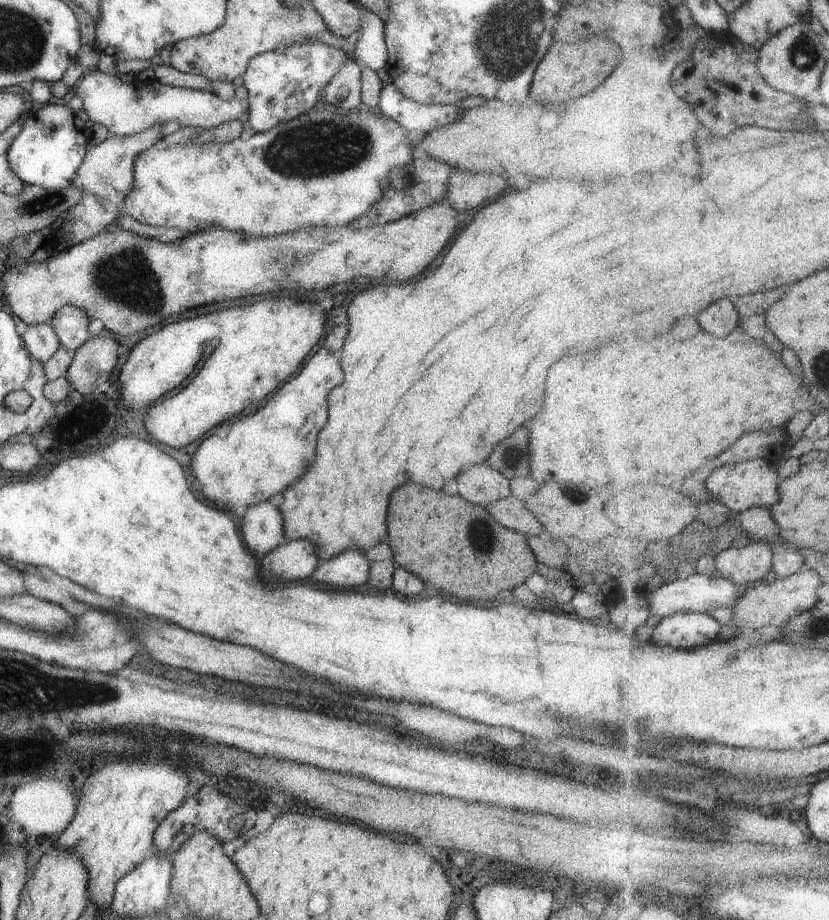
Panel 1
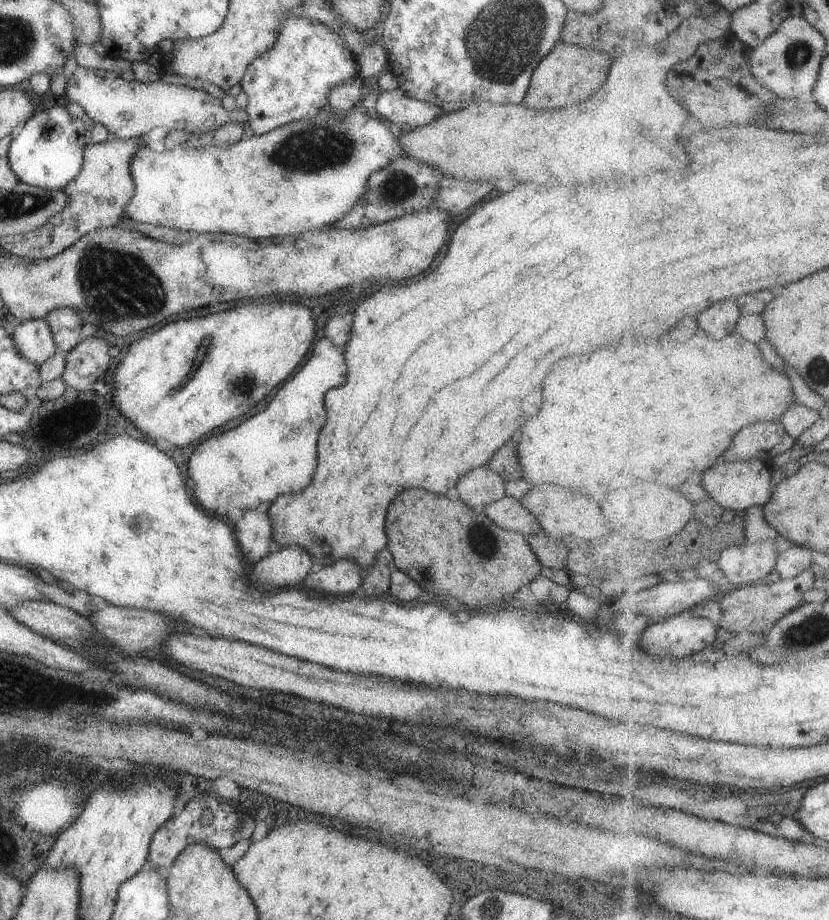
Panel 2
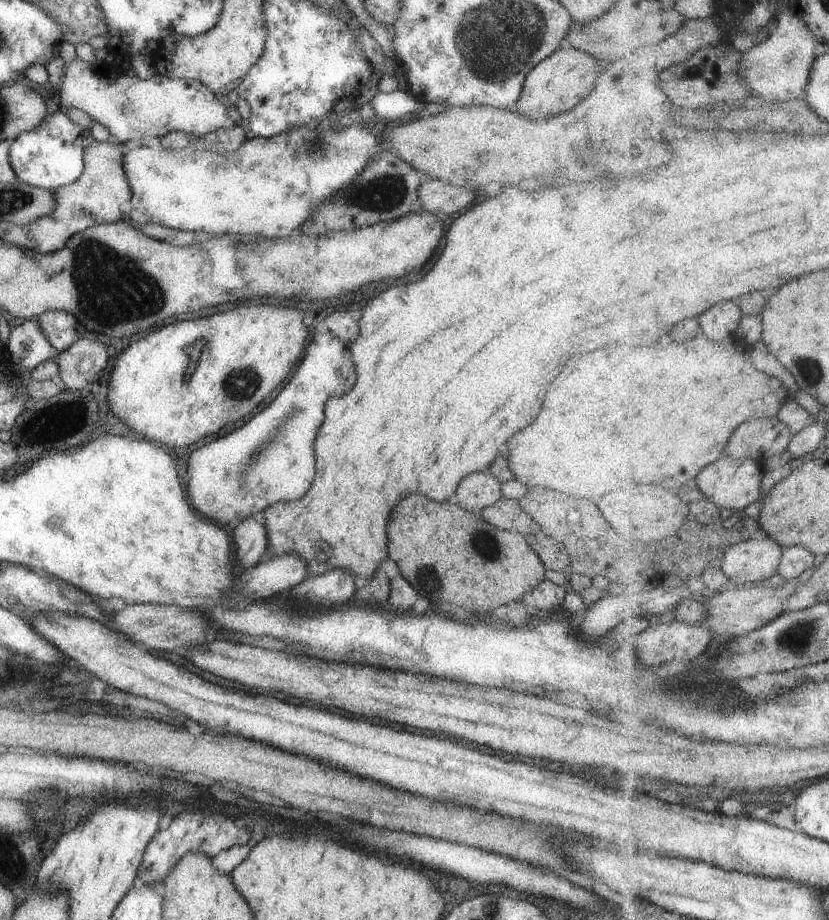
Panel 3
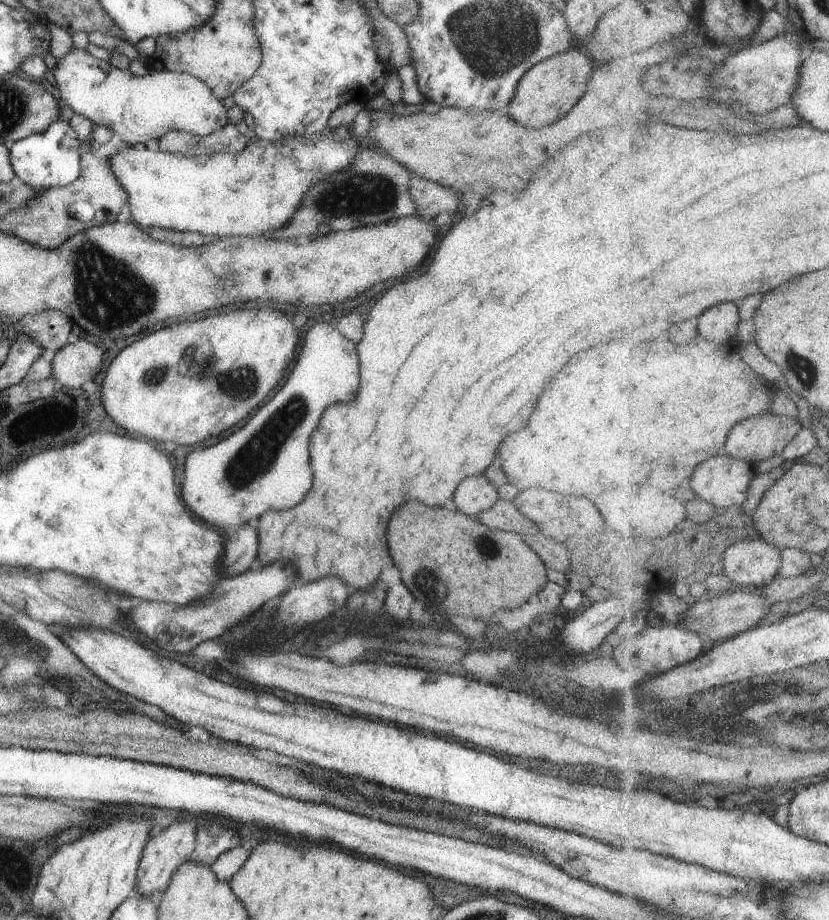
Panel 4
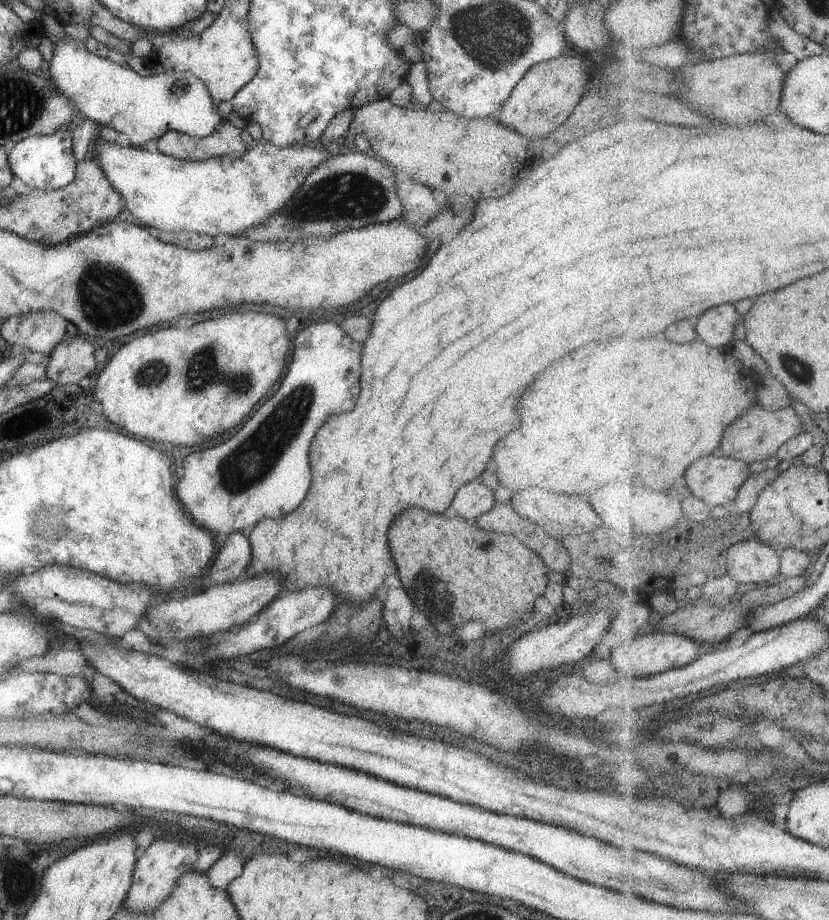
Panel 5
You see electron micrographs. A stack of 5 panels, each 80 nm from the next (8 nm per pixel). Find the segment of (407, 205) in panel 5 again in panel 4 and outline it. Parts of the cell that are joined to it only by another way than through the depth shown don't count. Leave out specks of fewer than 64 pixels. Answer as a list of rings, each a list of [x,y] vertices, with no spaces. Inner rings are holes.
[[[413,176],[408,182],[408,194],[414,204],[413,215],[422,219],[433,220],[442,212],[455,214],[457,195],[440,184]]]

